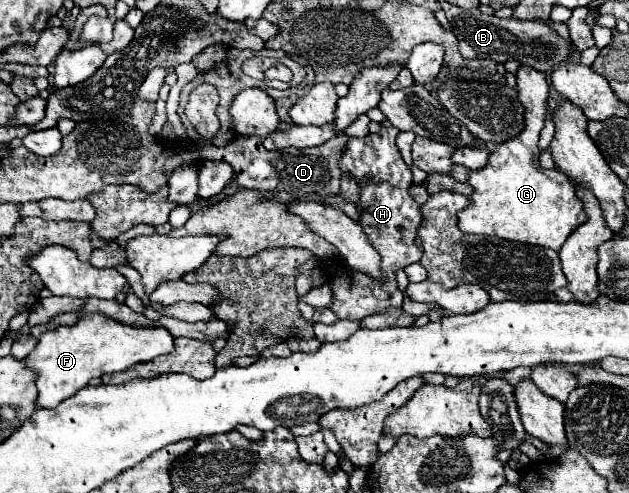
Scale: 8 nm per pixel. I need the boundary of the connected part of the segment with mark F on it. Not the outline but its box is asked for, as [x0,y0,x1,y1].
[24,314,174,408]

